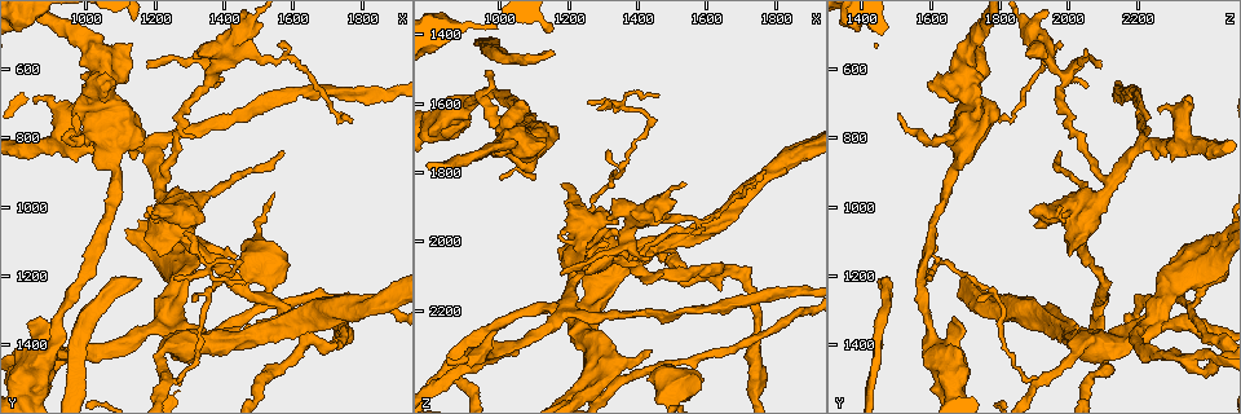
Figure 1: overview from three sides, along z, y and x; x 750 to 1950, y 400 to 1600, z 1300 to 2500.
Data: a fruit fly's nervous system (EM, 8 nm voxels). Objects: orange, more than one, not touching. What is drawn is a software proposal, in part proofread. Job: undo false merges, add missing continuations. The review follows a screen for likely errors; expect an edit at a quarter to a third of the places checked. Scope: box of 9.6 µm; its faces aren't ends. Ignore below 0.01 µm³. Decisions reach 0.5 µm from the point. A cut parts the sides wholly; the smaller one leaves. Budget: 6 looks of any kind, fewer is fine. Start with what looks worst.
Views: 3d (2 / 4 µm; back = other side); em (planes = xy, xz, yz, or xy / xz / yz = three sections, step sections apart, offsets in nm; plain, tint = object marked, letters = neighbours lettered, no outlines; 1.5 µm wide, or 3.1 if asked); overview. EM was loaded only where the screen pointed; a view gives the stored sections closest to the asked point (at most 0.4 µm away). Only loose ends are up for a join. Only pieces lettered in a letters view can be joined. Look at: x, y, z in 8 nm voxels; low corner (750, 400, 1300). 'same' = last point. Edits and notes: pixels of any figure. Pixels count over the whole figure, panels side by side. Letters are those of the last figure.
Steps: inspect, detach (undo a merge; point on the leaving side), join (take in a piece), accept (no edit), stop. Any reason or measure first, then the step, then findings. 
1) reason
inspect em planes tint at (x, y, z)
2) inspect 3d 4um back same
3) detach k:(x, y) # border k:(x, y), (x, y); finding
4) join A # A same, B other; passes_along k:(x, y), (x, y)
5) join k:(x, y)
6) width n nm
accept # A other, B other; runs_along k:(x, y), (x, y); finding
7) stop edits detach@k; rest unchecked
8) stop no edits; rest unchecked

free end
inspect 3d 4um back at (1160, 1210, 1470)

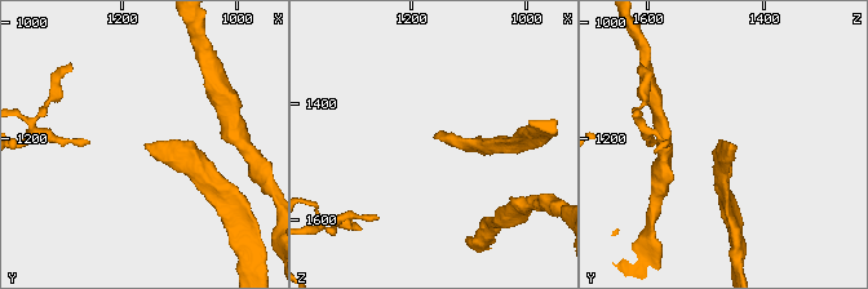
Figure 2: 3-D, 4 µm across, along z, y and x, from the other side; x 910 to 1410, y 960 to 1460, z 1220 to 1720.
inspect em planes letters at (1155, 1205, 1460)

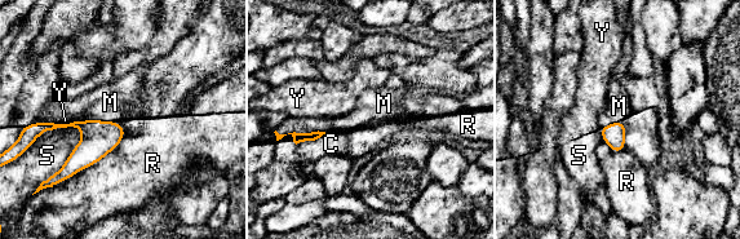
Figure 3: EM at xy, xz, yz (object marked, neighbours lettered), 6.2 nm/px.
join M # C other, M same, R other, S other, Y other; passes_along 3:(297, 137), (304, 133), (341, 124); the neuron continues

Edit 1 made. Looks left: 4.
branch point
inspect em planes tint at (1500, 1300, 2360)

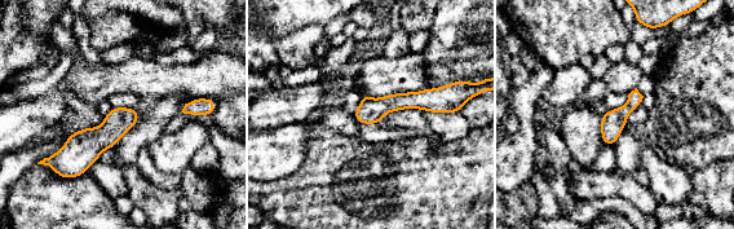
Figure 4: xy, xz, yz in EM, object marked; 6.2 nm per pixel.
what lies round it
inspect em planes letters same

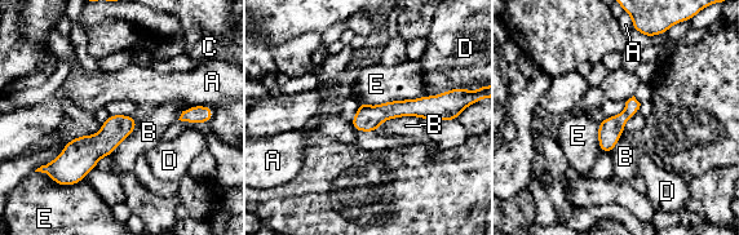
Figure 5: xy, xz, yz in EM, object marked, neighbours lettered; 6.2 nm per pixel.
width 160 nm
accept # A other, B other, C other, D other, E other; border 5:(421, 118), (397, 116), (385, 122); all the same neuron

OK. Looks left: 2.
stop edits join@3; rest unchecked

